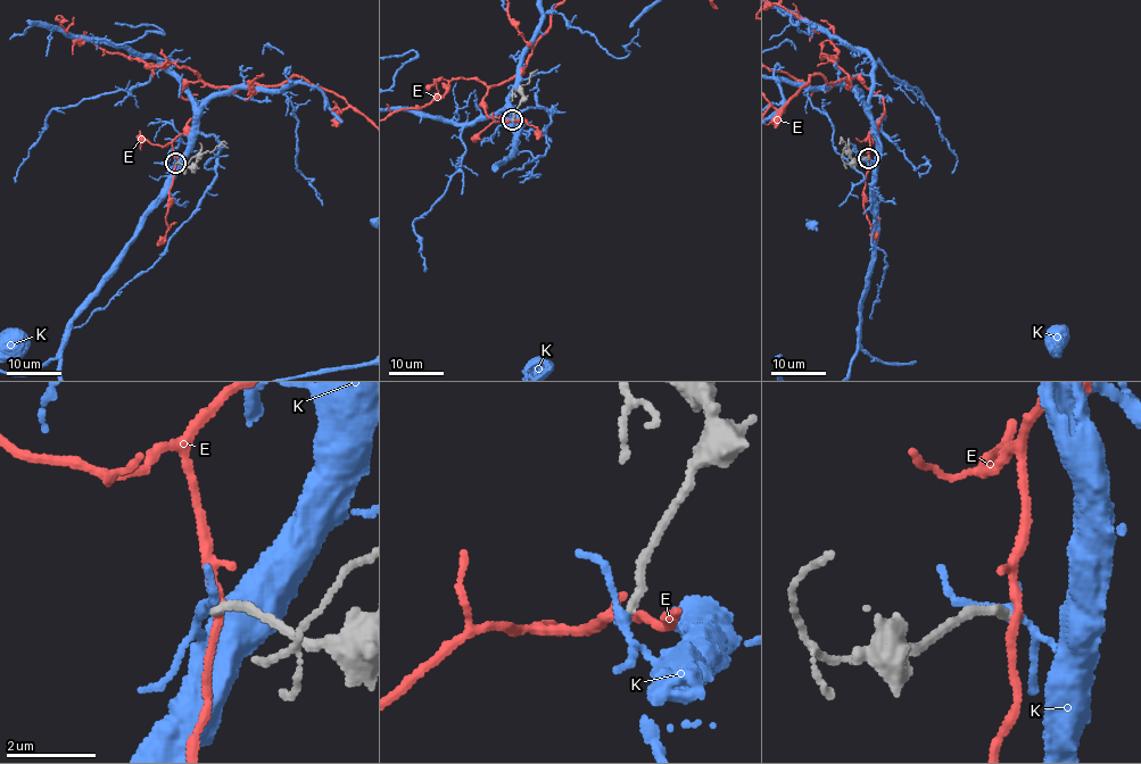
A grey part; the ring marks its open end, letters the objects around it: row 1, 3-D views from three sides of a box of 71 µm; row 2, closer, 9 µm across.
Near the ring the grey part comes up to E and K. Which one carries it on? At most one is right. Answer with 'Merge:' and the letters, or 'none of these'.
Merge: none of these

